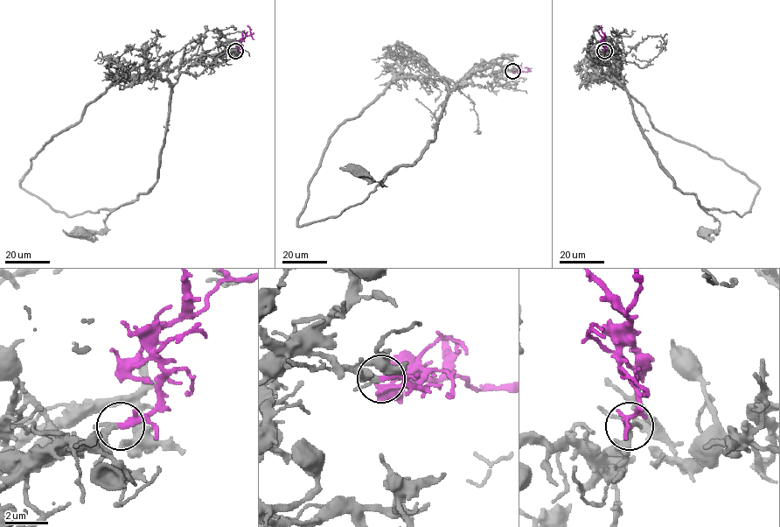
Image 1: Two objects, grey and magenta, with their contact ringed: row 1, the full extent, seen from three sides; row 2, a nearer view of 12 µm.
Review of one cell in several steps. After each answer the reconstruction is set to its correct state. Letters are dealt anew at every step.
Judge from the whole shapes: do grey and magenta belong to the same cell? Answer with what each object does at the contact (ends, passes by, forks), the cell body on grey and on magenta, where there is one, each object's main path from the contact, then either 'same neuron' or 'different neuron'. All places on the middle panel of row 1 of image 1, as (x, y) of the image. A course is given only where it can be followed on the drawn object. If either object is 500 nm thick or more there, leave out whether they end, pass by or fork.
grey ends there; magenta ends there; cell body of grey at (358, 172); no cell body on magenta; grey runs (512, 71), (498, 62), (472, 71), (446, 96), (435, 137), (412, 164), (389, 172), (382, 186), (358, 172); magenta runs (512, 71), (526, 72), (527, 68), (524, 66); same neuron

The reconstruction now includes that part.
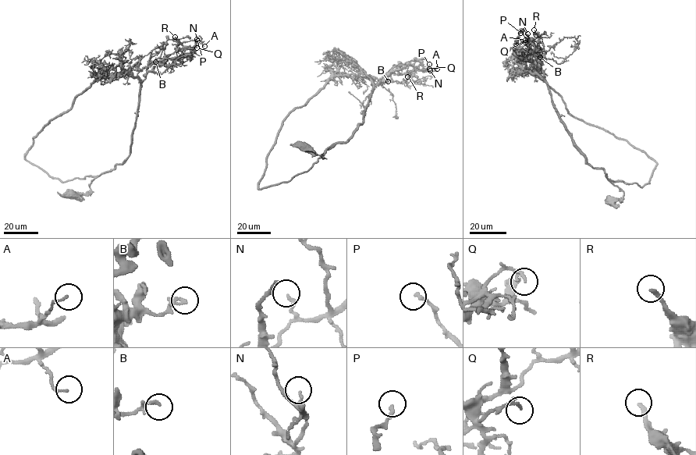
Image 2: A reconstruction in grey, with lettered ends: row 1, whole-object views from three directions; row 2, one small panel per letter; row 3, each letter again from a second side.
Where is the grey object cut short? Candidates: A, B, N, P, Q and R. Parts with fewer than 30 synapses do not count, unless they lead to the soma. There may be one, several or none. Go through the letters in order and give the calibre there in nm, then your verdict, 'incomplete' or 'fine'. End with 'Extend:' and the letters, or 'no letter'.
A: 130 nm | fine
B: 180 nm | incomplete
N: 130 nm | fine
P: 160 nm | fine
Q: 160 nm | fine
R: 200 nm | incomplete
Extend: B, R

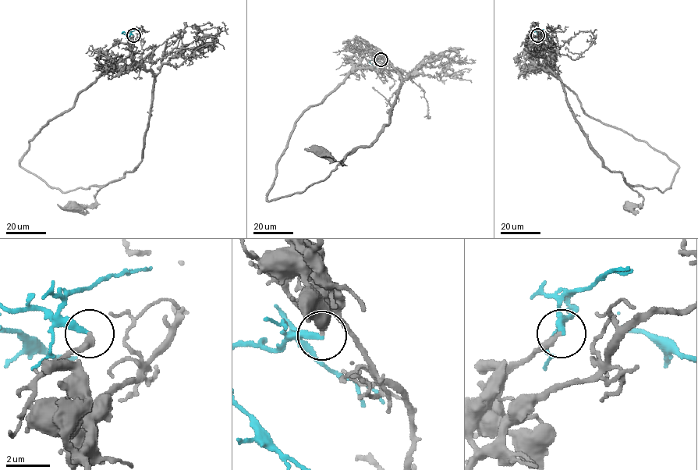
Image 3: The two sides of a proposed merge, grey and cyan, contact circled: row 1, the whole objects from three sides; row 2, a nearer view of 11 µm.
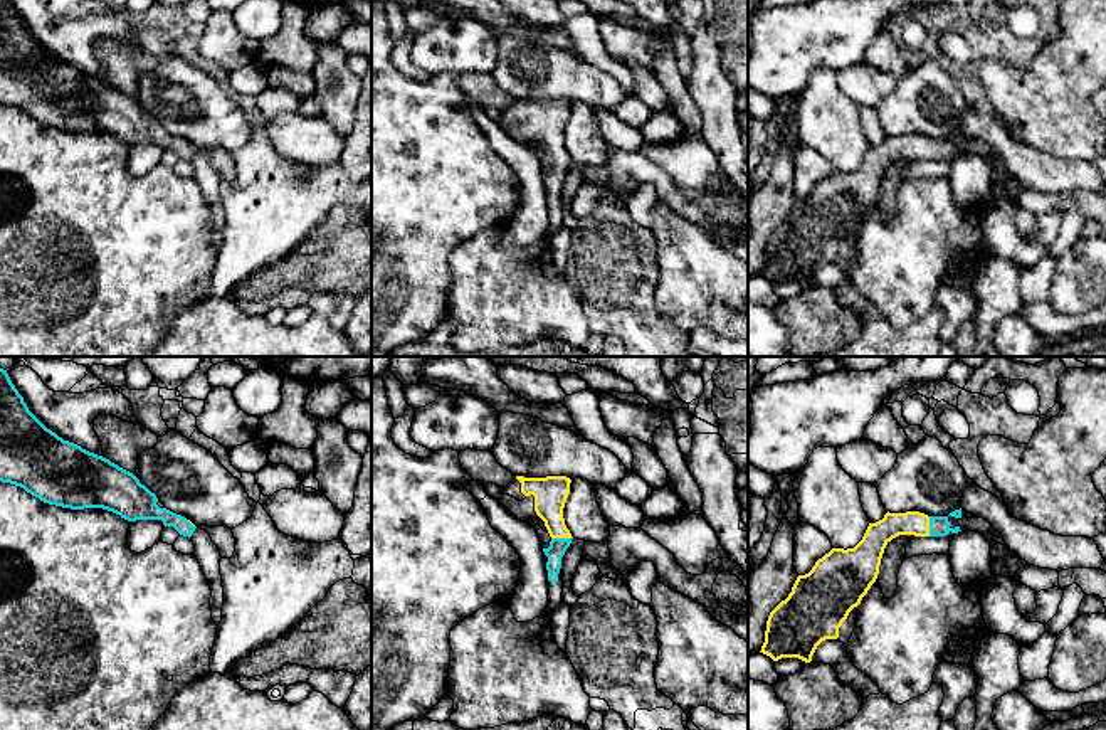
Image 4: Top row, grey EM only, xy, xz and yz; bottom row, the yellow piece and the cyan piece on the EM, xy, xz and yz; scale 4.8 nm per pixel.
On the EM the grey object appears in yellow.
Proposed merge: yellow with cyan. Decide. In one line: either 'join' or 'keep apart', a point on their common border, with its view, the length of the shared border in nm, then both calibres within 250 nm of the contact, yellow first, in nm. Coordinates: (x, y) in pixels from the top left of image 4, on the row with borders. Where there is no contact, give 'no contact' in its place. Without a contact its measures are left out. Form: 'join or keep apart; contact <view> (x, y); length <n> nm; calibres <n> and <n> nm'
join; contact xz (562, 537); length 100 nm; calibres 160 and 90 nm

